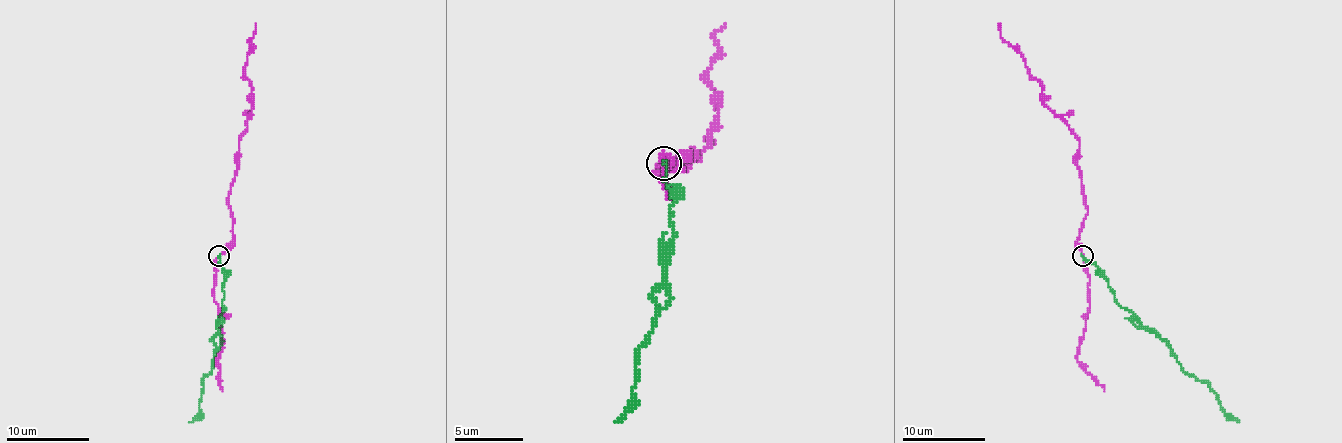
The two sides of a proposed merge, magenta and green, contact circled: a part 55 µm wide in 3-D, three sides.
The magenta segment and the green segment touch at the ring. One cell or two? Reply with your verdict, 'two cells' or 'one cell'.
two cells

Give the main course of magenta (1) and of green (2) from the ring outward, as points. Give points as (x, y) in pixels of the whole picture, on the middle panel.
1: (663, 164), (687, 157), (683, 171), (711, 140), (721, 102), (707, 71), (718, 58), (714, 34), (725, 23)
2: (663, 164), (673, 192), (666, 264), (670, 301), (656, 315), (656, 326), (635, 367), (632, 401), (615, 422)

